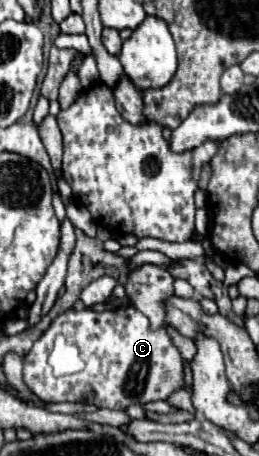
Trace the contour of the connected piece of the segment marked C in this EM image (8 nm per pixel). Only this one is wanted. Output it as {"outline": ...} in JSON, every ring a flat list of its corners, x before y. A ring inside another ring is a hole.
{"outline":[[74,306,58,314,48,330,24,356,24,382,28,390,44,402,80,402,96,408,126,410,132,404,168,400,184,388,184,358,174,346,166,326,150,328,148,316,138,308,114,308,96,312,88,306]]}

